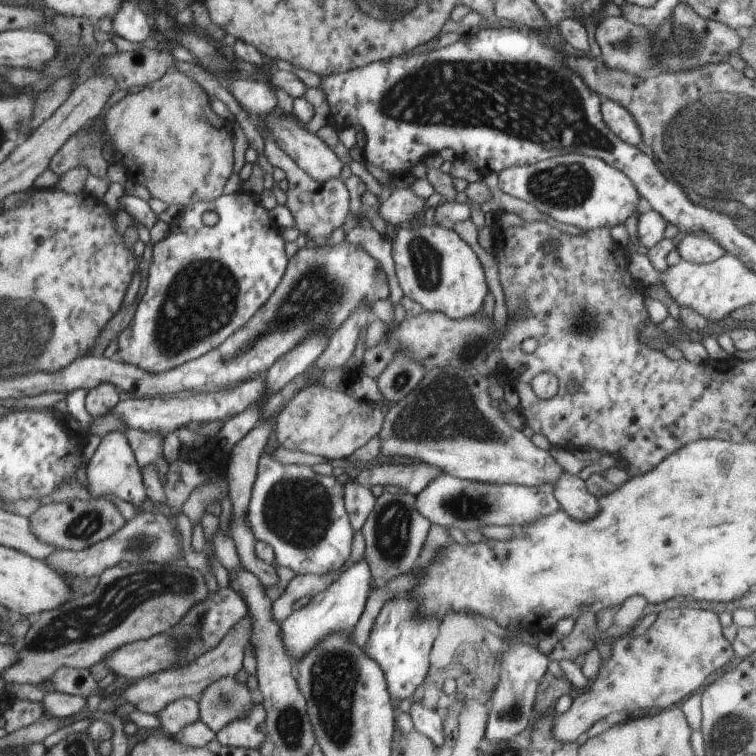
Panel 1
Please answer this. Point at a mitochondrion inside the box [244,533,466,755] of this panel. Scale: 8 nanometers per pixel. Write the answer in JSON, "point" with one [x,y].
{"point":[332,675]}

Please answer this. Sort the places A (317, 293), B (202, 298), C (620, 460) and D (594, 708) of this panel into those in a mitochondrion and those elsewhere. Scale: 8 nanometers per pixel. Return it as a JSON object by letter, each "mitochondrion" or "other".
{"A":"mitochondrion","B":"mitochondrion","C":"other","D":"other"}

